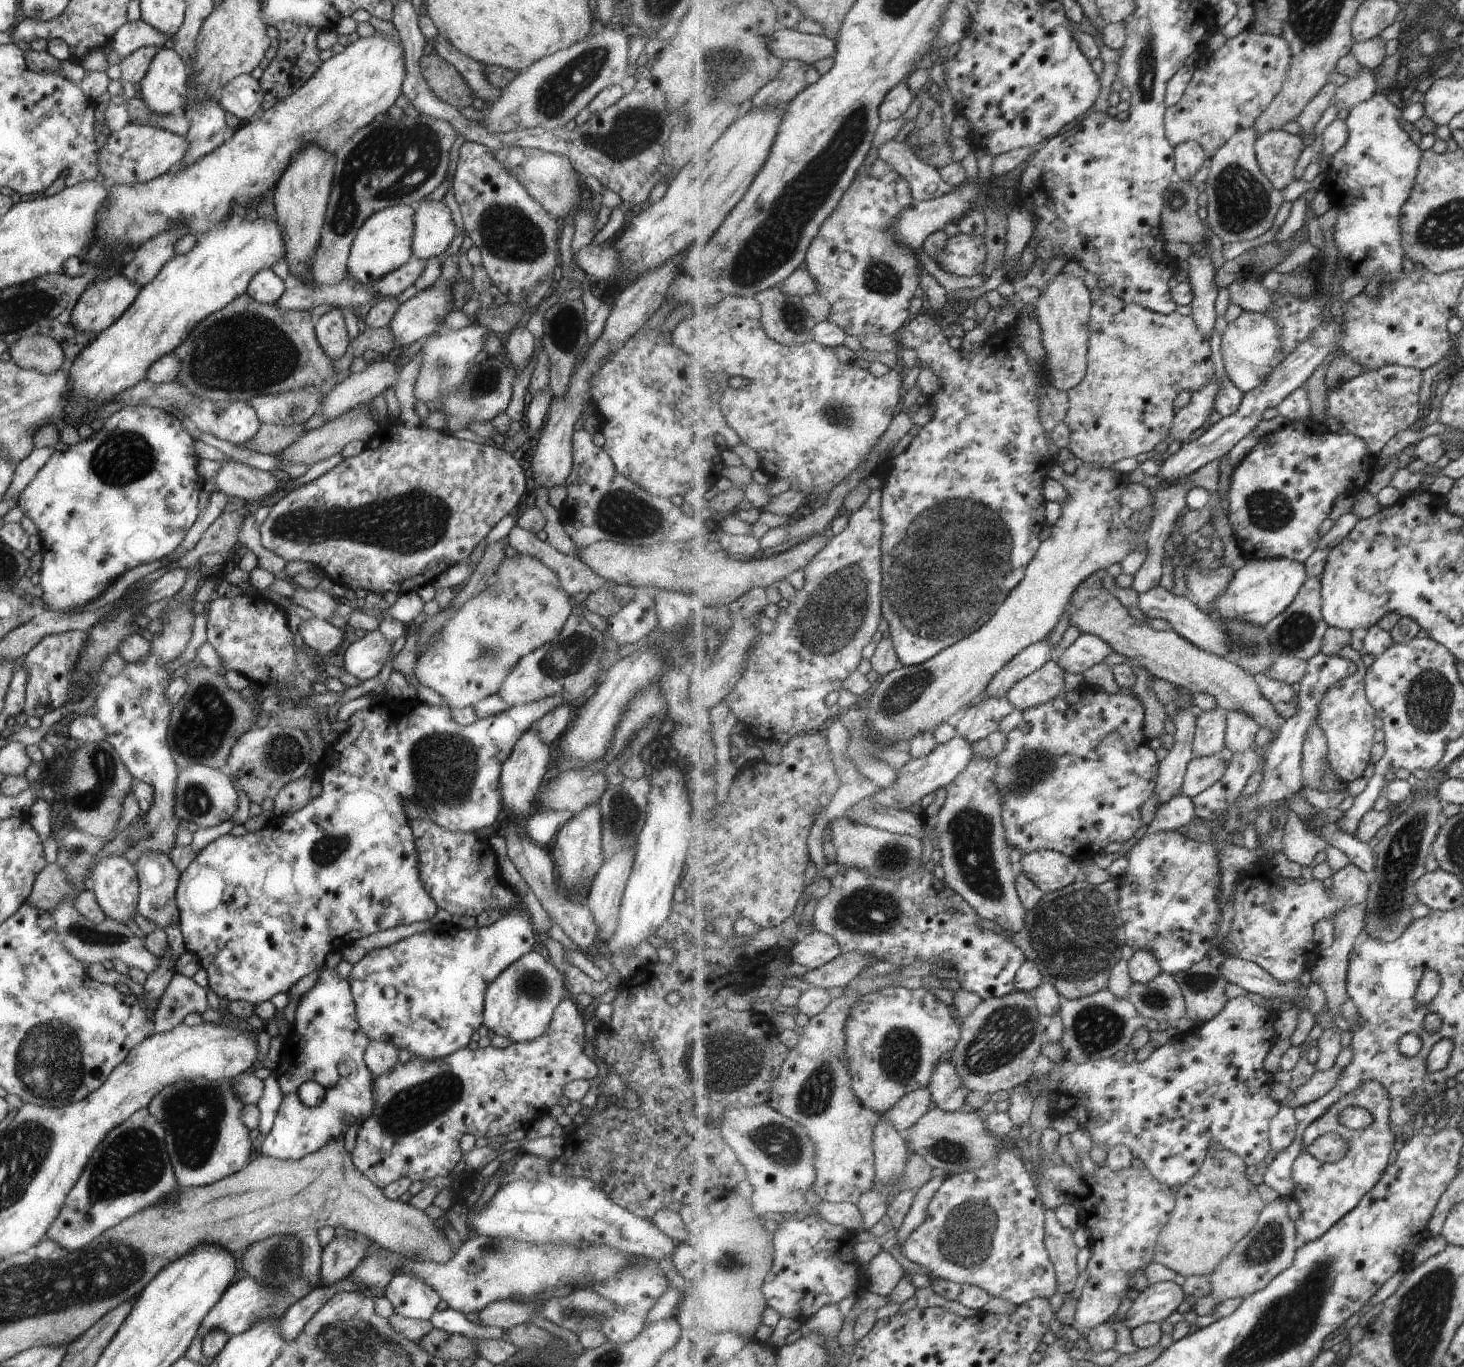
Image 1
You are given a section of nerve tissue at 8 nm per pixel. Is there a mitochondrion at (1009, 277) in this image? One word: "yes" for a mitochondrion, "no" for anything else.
no

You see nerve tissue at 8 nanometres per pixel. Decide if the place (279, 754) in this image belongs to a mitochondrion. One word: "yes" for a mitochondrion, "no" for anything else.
yes

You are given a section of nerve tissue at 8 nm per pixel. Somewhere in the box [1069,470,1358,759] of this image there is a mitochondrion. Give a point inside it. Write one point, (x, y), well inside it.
(1268, 510)

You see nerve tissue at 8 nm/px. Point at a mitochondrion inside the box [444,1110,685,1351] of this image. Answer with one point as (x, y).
(574, 1313)

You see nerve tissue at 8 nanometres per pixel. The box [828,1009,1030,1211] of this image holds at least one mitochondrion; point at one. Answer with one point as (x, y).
(901, 1054)

